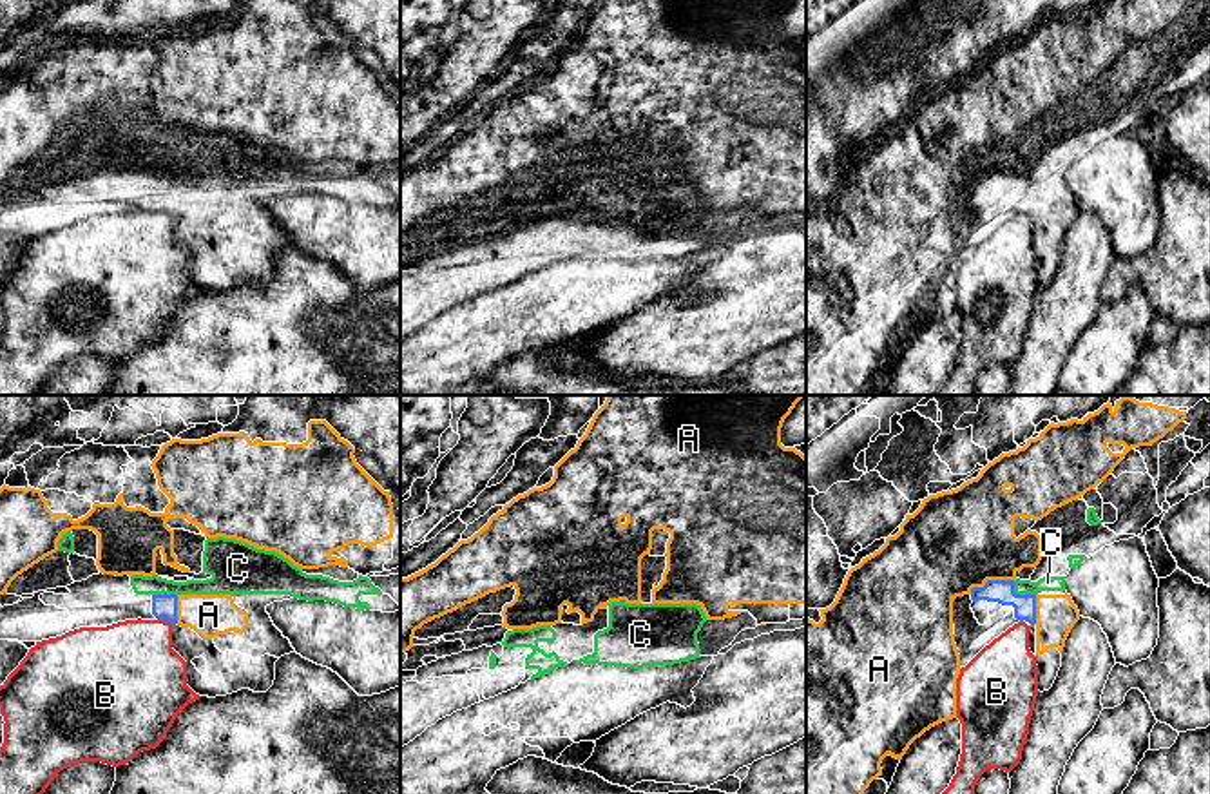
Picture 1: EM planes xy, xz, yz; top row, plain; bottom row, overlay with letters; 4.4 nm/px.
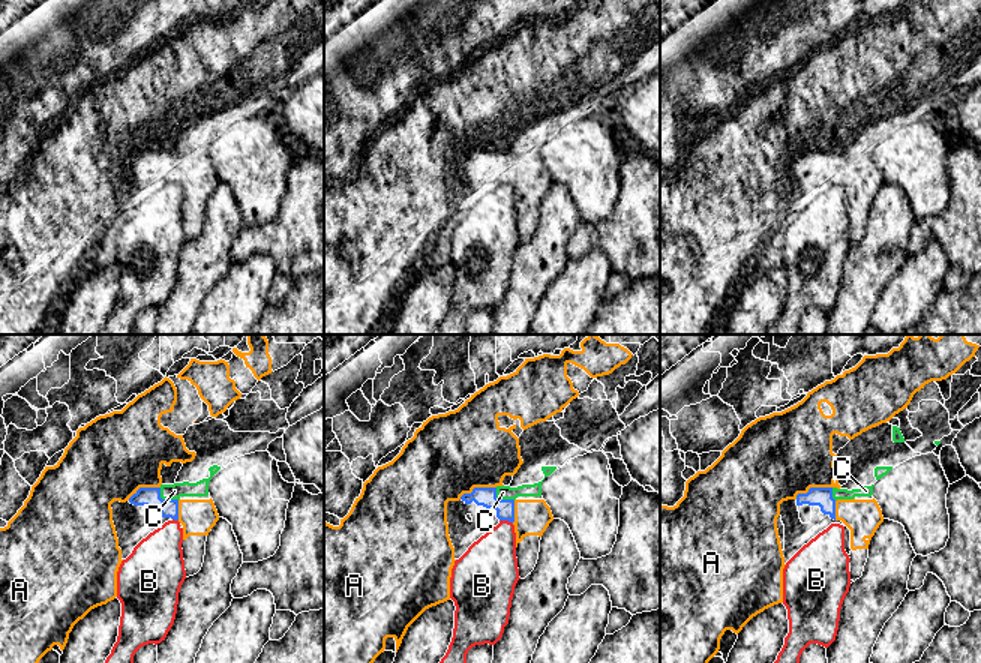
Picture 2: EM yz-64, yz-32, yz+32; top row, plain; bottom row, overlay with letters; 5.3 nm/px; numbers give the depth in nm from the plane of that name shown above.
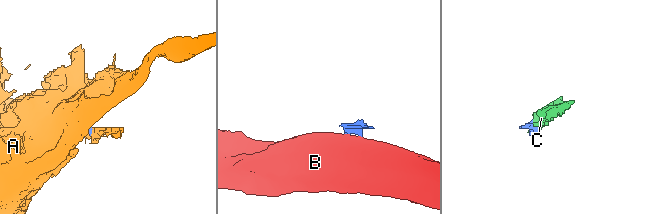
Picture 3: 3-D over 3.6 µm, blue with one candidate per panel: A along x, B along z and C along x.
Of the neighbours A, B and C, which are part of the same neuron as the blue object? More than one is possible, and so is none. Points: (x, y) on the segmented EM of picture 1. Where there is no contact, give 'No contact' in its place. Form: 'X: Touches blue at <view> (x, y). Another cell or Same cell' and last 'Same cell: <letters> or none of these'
A: Touches blue at yz (989, 580). Another cell
B: Touches blue at xy (165, 620). Another cell
C: Touches blue at yz (1020, 595). Same cell
Same cell: C

